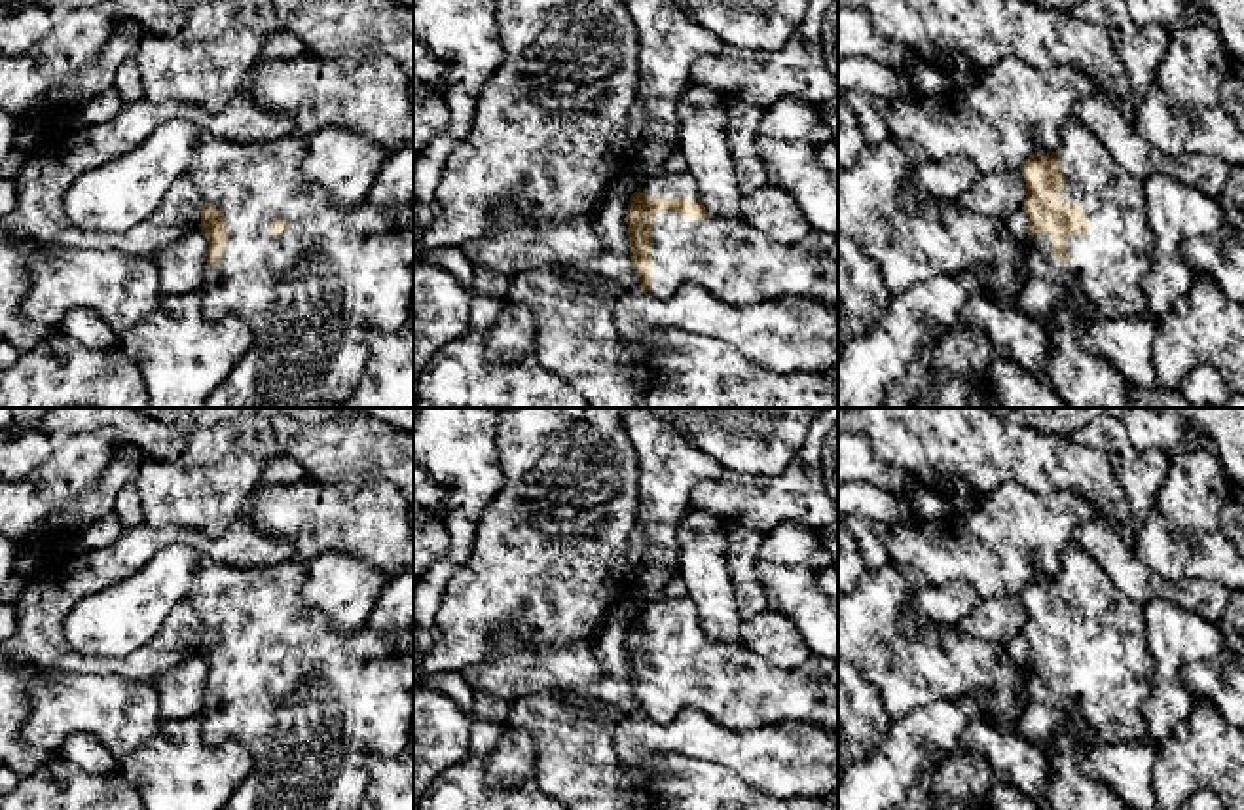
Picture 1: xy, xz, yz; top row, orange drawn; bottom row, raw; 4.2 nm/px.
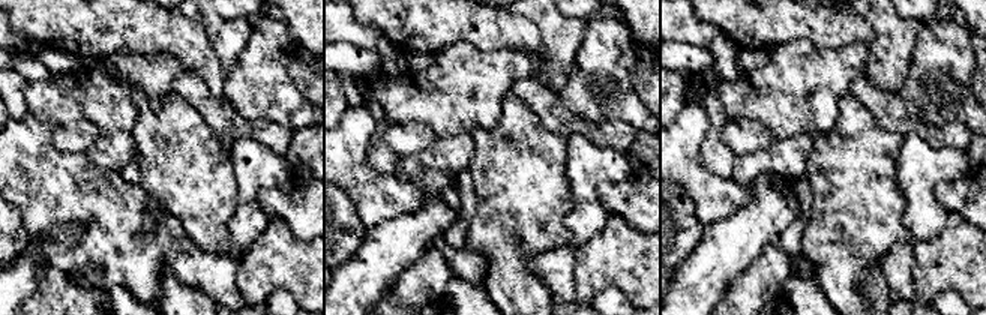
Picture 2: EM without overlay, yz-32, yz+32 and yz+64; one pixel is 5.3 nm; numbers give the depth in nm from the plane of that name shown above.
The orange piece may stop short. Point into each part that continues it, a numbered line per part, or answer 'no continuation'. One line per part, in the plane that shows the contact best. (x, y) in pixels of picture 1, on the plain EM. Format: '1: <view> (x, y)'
1: yz (1108, 691)

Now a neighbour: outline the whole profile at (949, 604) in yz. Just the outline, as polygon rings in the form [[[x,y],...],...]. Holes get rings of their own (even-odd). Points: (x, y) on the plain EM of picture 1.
[[[961,579],[942,586],[927,584],[914,592],[914,611],[935,624],[958,624],[980,601],[977,590]]]

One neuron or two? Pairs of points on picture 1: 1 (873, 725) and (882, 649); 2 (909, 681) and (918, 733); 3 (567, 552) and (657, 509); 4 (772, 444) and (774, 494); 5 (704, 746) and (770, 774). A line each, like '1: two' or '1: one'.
1: two
2: two
3: two
4: two
5: one

